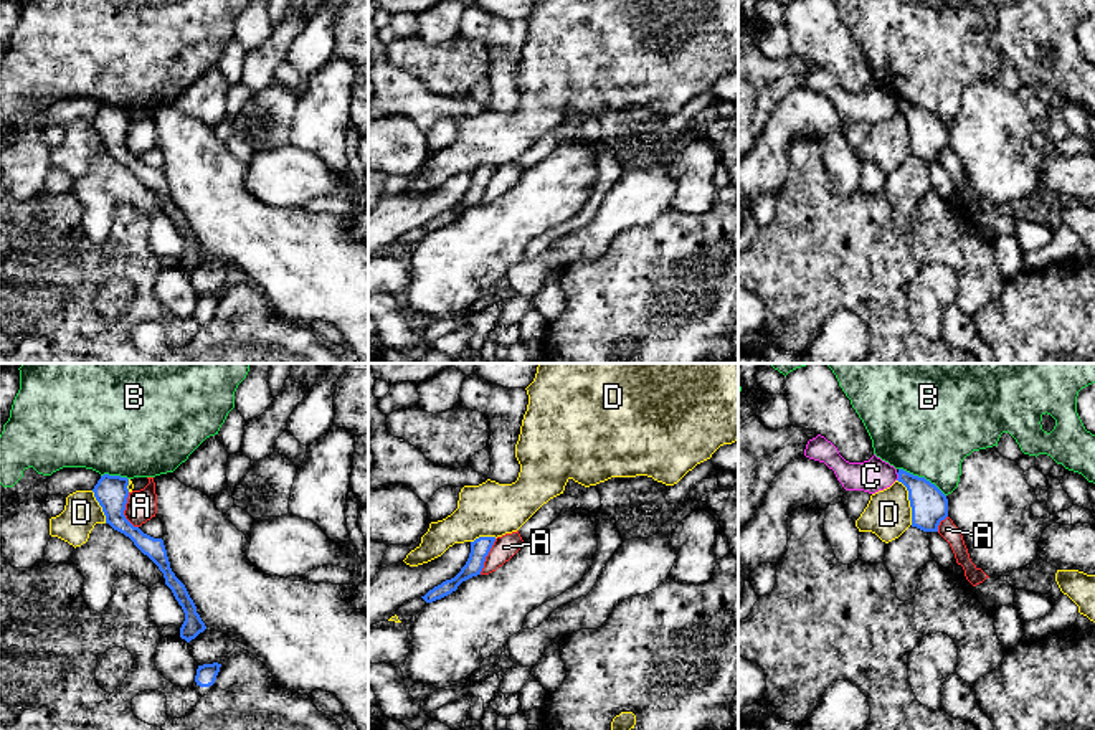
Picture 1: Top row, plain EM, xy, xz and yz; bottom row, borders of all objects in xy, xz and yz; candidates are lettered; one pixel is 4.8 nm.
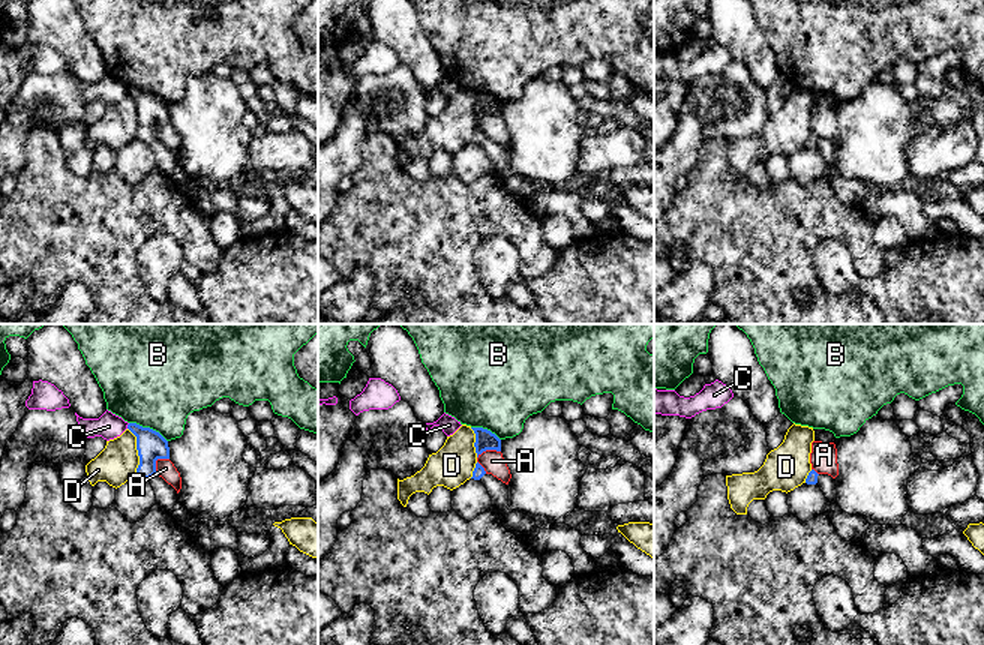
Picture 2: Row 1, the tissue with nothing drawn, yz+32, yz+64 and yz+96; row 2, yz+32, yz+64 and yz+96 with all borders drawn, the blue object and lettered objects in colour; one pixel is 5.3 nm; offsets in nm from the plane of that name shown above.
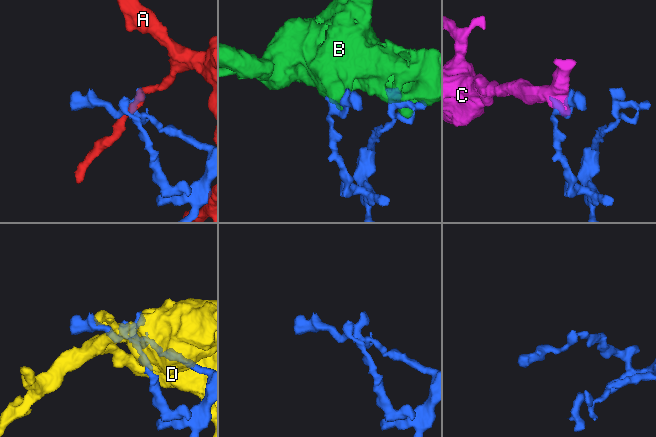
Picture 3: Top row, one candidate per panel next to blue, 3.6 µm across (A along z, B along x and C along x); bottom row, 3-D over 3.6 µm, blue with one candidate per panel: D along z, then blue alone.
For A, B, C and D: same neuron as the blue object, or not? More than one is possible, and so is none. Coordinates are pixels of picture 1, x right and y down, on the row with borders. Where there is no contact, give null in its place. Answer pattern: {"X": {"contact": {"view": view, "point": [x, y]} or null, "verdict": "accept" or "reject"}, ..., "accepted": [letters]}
{"A": {"contact": {"view": "xy", "point": [124, 509]}, "verdict": "reject"}, "B": {"contact": {"view": "yz", "point": [922, 478]}, "verdict": "reject"}, "C": {"contact": {"view": "yz", "point": [899, 476]}, "verdict": "reject"}, "D": {"contact": {"view": "yz", "point": [910, 502]}, "verdict": "reject"}, "accepted": []}

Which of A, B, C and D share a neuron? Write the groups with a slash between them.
A / B / C / D

